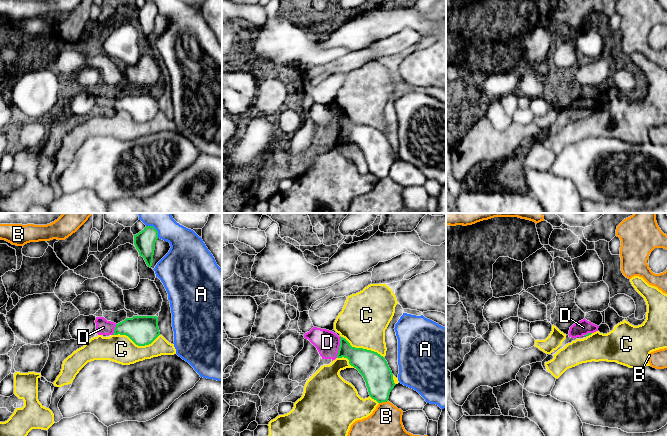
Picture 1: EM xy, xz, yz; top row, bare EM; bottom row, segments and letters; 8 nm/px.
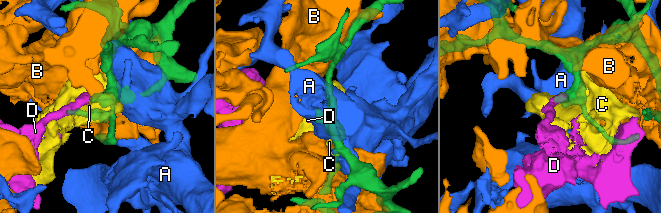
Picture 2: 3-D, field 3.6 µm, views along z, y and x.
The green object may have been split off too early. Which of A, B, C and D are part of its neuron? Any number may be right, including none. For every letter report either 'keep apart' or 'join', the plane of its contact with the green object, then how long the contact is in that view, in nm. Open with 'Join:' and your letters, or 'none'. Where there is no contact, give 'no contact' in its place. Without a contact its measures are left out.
Join: none
A: keep apart | xy | 140 nm
B: keep apart | xz | 80 nm
C: keep apart | xy | 380 nm
D: keep apart | xz | 170 nm

